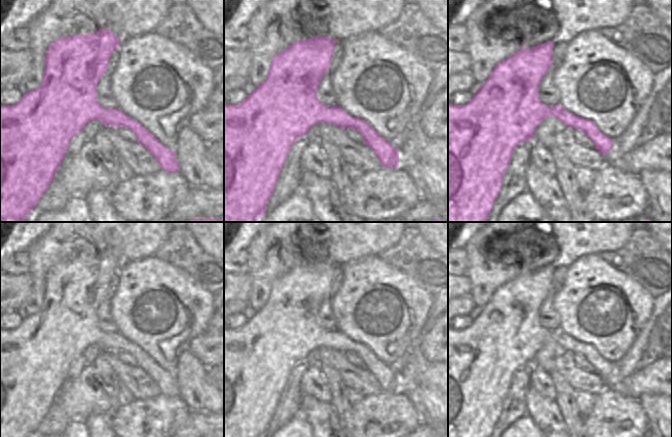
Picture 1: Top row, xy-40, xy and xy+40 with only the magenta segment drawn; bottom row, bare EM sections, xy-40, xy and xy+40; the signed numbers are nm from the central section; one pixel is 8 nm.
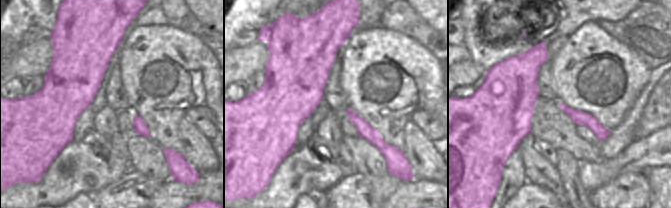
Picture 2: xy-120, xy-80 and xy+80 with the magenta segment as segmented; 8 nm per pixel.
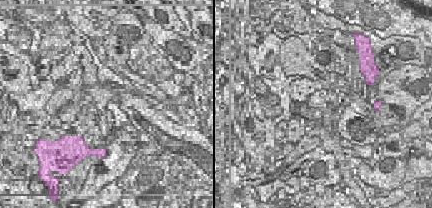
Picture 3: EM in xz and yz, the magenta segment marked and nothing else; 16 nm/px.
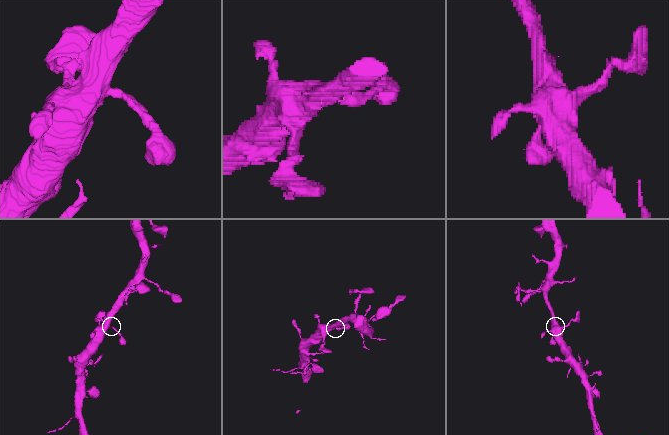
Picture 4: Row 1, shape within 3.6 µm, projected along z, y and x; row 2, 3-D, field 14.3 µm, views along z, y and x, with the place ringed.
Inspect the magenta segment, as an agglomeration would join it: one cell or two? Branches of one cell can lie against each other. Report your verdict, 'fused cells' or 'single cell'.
single cell

